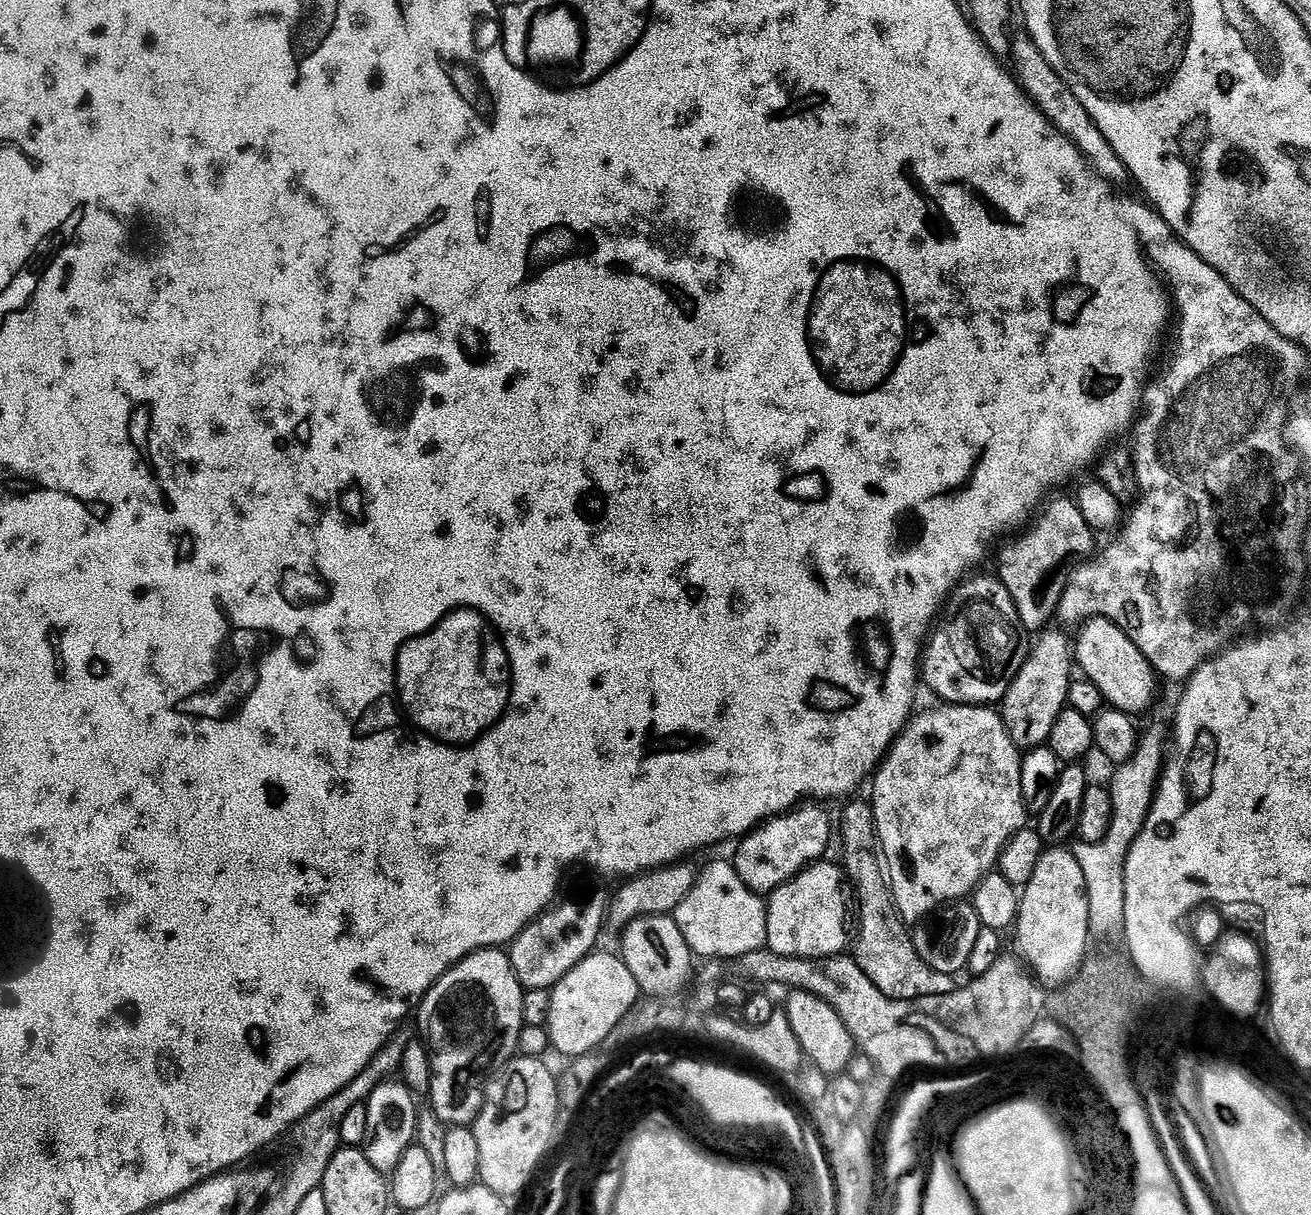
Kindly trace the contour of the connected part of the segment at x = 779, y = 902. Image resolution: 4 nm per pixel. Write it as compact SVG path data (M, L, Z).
M824 863L808 865L767 897L767 947L780 956L794 960L827 960L829 956L841 955L847 944L849 947L848 908L844 905L846 876L837 865L836 869Z

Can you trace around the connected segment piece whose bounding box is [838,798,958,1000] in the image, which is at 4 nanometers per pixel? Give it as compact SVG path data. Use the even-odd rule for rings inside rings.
M849 799L845 803L849 804L845 806L844 813L840 816L840 828L838 824L838 840L840 836L841 842L844 843L842 868L850 881L851 891L852 888L856 891L856 904L860 907L860 933L857 936L855 933L854 936L856 965L864 971L866 978L870 978L870 982L874 982L874 986L878 986L878 990L882 990L882 994L895 1000L914 999L922 995L940 995L956 991L958 988L956 976L947 976L938 970L930 970L930 966L926 966L926 962L922 962L922 958L918 958L918 950L914 950L909 925L901 920L899 912L896 910L896 904L892 901L892 889L888 887L888 878L882 867L882 857L878 851L876 823L871 803L867 799L856 799Z

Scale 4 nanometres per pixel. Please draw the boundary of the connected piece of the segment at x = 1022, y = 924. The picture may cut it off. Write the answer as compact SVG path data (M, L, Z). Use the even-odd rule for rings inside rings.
M1064 846L1049 847L1040 855L1038 866L1034 866L1030 882L1019 893L1019 908L1014 925L1016 948L1020 951L1021 958L1036 971L1036 976L1042 983L1060 986L1080 971L1090 952L1088 921L1088 891L1084 889L1084 875L1076 861L1075 851Z

